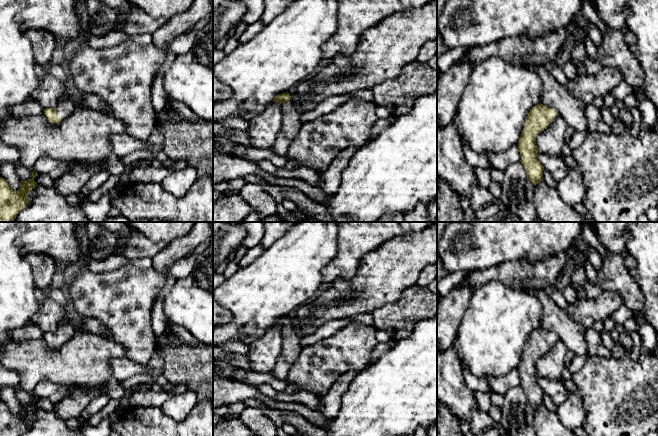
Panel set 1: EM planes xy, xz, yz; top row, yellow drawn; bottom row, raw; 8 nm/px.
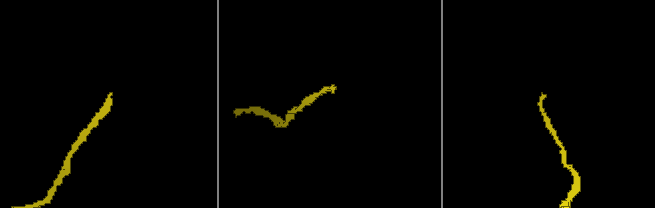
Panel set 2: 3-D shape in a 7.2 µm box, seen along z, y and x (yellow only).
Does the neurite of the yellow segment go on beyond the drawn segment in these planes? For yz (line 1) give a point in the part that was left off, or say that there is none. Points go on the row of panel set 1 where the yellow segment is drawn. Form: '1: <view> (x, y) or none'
1: none

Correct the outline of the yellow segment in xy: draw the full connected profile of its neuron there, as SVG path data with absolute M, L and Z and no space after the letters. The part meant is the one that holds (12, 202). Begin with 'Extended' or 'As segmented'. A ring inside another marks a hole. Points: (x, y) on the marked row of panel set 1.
As segmented. M32 171L32 178L27 181L22 180L18 191L14 191L7 181L0 177L0 222L12 222L27 206L28 193L38 186L34 181L36 176L38 174Z

